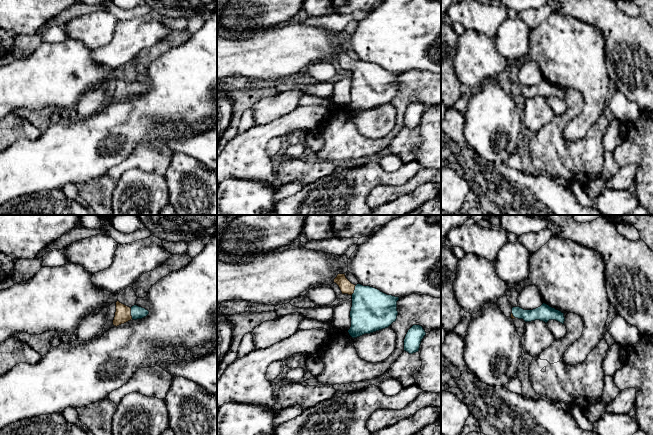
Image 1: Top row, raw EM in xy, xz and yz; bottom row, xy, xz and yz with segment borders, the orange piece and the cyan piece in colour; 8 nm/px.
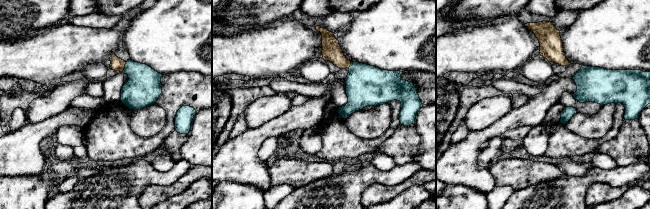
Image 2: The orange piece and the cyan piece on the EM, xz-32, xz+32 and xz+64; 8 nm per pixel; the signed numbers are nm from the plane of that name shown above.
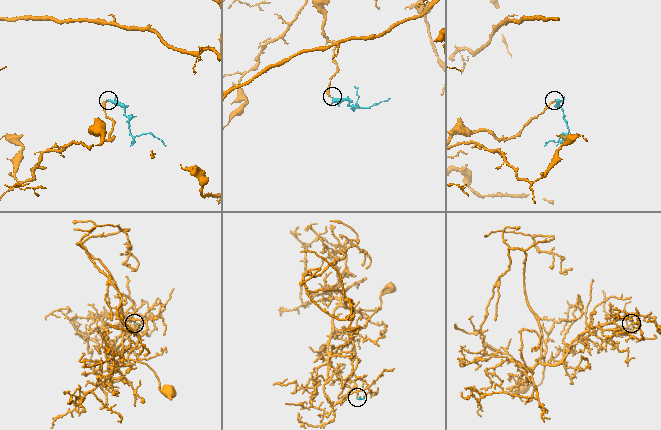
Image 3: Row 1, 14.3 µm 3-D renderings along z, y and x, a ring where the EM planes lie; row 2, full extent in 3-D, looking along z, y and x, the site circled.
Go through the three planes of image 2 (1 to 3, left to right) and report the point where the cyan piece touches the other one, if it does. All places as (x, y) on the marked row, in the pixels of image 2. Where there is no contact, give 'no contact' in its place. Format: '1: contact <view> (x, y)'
1: contact xz-32 (124, 67)
2: contact xz+32 (350, 64)
3: no contact

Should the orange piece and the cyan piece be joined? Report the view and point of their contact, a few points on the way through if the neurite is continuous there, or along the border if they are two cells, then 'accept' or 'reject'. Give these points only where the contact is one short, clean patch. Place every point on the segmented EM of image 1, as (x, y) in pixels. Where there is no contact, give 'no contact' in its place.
contact xy (130, 313); way xy (123, 313), (130, 313), (137, 312); accept

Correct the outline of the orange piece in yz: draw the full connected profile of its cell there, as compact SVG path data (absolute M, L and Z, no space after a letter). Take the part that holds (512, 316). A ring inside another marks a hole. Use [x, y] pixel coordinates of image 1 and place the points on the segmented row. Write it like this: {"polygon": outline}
{"polygon": "M543 303L540 307L533 310L524 310L520 307L513 307L511 318L523 319L525 322L531 322L535 320L540 320L547 323L549 320L556 320L564 324L565 317L564 313L549 305Z"}

